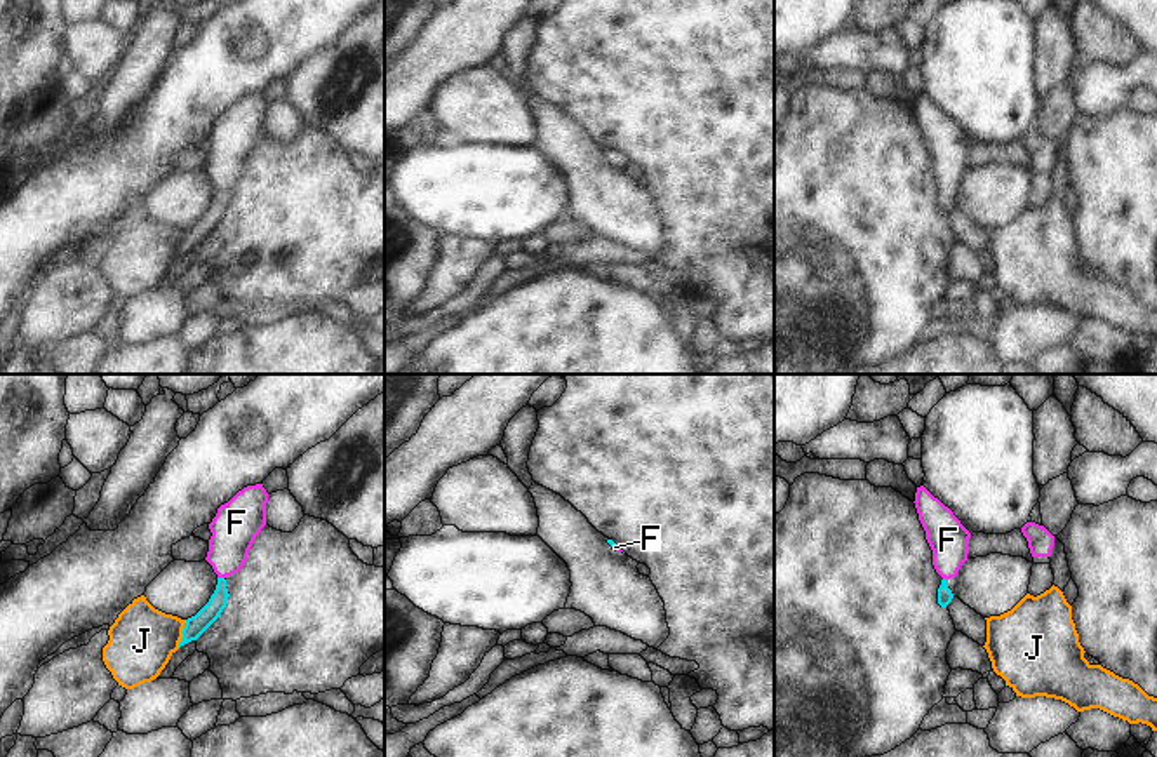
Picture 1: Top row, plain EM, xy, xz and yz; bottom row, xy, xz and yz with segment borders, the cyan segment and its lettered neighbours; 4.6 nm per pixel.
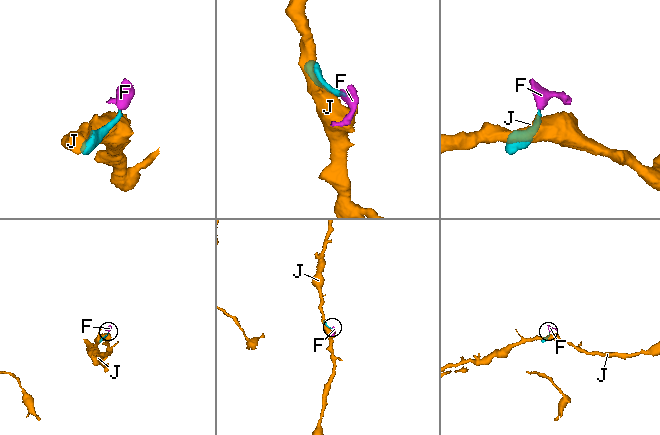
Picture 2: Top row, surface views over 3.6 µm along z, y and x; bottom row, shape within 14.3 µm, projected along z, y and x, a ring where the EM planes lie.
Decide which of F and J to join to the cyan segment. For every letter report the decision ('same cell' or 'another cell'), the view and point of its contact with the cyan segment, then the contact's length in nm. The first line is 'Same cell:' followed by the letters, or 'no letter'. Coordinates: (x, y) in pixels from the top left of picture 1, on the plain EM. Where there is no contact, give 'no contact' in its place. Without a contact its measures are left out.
Same cell: F
F: same cell; meets cyan in xy at (221, 188); contact 30 nm long
J: another cell; meets cyan in xy at (183, 244); contact 130 nm long

